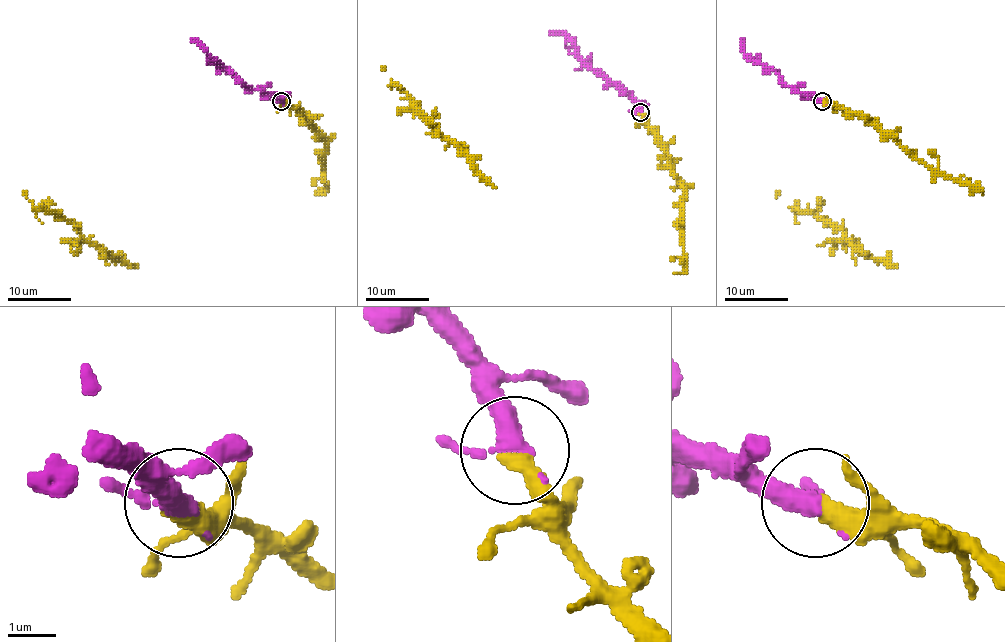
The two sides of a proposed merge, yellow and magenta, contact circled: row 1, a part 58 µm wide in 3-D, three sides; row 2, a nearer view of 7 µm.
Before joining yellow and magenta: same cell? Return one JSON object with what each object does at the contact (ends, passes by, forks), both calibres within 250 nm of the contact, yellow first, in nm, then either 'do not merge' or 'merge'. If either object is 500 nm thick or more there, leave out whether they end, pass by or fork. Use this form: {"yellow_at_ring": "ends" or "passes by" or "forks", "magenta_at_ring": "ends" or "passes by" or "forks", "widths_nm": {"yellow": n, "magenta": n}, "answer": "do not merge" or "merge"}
{"yellow_at_ring": "ends", "magenta_at_ring": "passes by", "widths_nm": {"yellow": 480, "magenta": 360}, "answer": "merge"}

